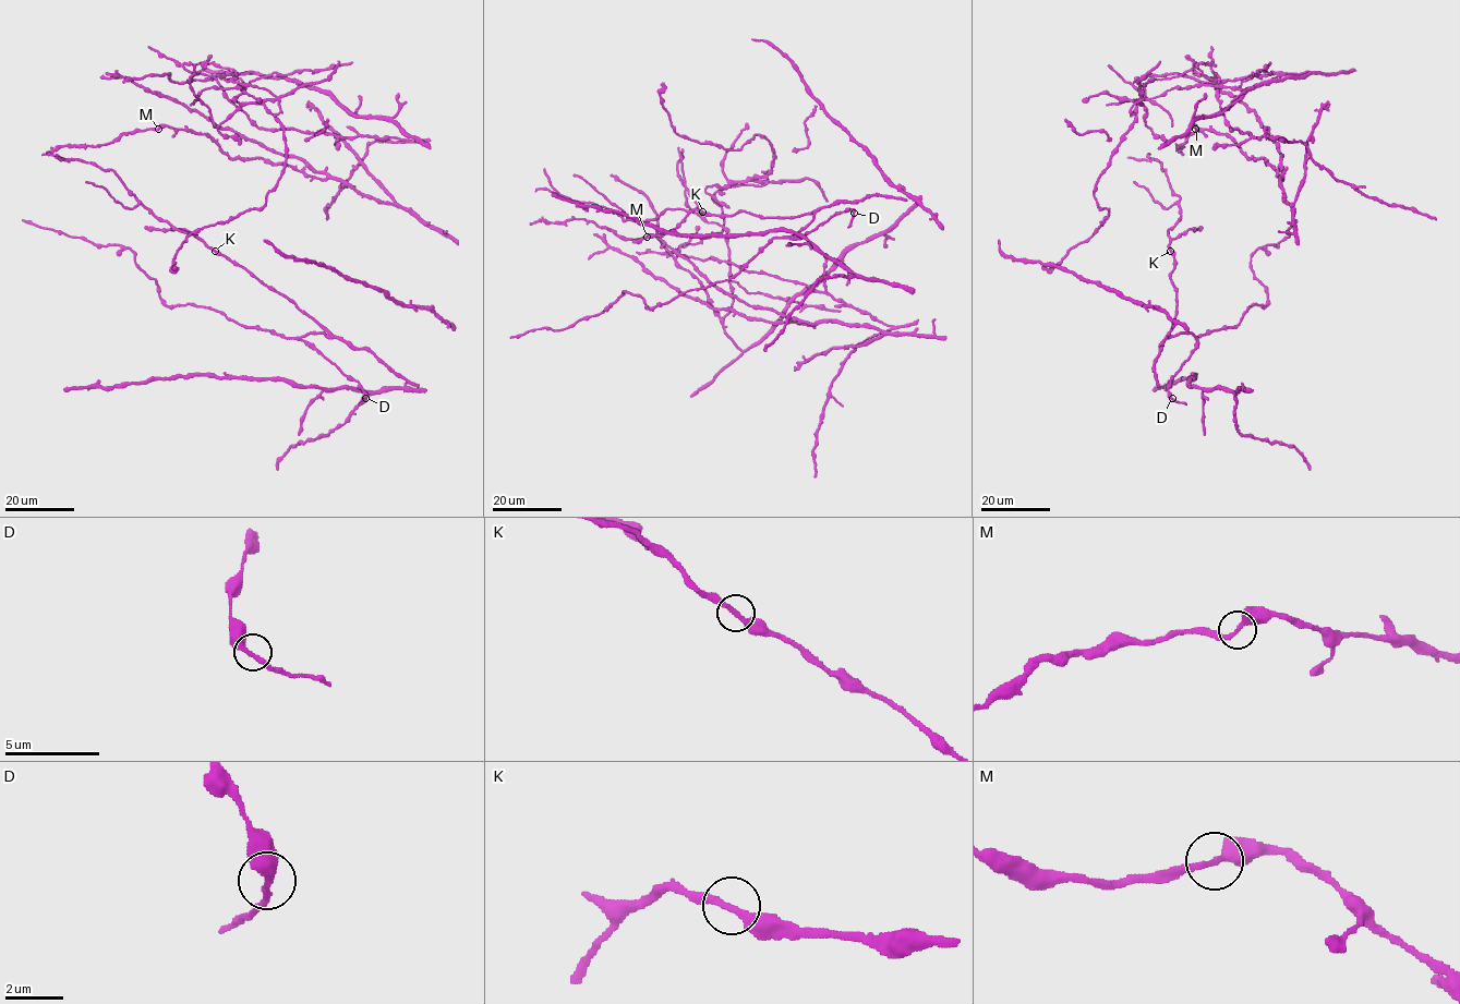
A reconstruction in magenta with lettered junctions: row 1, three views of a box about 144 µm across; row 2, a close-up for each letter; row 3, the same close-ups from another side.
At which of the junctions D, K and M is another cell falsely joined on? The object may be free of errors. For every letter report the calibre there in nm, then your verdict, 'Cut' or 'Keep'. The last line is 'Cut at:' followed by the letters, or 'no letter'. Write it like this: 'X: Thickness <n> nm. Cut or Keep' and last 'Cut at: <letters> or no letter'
D: Thickness 320 nm. Keep
K: Thickness 240 nm. Keep
M: Thickness 280 nm. Keep
Cut at: no letter

